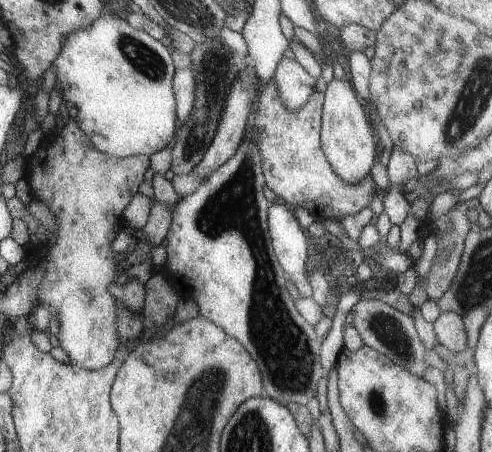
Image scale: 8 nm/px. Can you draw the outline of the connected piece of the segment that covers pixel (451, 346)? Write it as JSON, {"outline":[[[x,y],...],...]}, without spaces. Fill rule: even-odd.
{"outline":[[[454,312],[442,313],[434,322],[438,343],[450,353],[460,353],[467,346],[467,332],[463,319]]]}

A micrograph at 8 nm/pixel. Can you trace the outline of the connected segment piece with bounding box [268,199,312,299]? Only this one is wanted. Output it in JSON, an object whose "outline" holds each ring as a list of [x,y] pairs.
{"outline":[[[280,199],[271,205],[268,226],[271,227],[271,242],[284,272],[294,283],[301,299],[311,297],[312,288],[306,270],[308,240],[294,213]]]}

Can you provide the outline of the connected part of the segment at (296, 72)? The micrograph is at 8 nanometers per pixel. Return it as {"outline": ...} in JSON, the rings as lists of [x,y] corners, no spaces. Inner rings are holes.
{"outline":[[[286,57],[276,68],[273,80],[278,84],[279,98],[292,111],[301,110],[317,87],[317,81],[296,60]]]}

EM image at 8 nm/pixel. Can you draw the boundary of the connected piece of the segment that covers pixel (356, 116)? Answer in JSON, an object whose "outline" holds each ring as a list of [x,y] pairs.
{"outline":[[[332,80],[327,84],[323,101],[322,148],[332,171],[346,183],[358,183],[369,175],[372,162],[376,160],[376,144],[372,138],[372,128],[366,118],[366,108],[356,98],[354,86],[348,80]]]}

